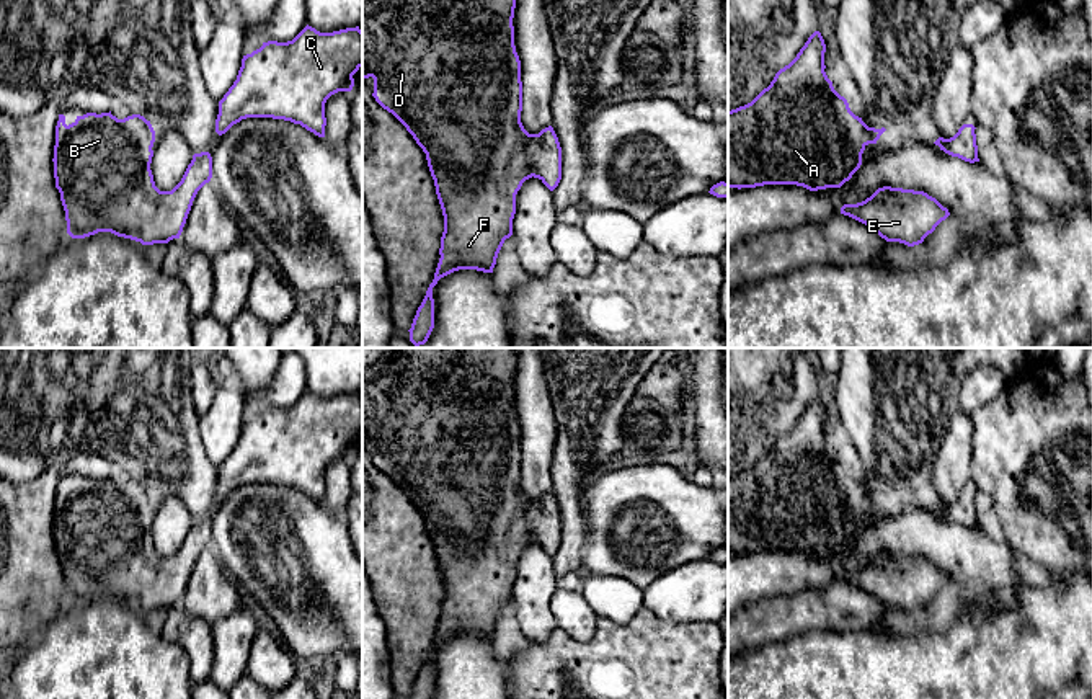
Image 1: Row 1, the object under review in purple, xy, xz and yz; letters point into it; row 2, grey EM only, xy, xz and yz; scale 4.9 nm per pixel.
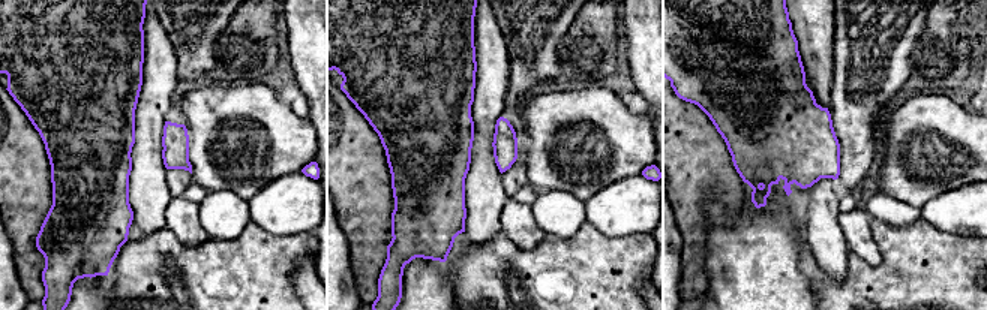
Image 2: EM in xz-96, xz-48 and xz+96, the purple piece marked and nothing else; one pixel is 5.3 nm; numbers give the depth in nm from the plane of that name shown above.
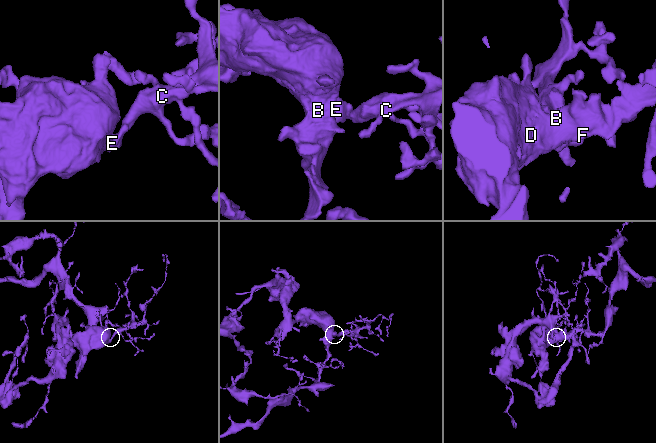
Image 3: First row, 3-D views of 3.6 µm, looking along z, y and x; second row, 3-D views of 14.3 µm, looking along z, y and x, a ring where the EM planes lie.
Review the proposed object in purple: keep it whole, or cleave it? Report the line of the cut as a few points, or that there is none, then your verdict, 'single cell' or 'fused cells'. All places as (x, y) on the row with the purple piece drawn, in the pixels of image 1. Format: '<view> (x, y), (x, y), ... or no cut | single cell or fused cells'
no cut | single cell

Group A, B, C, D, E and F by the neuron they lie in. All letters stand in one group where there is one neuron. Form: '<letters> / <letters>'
A B C D E F

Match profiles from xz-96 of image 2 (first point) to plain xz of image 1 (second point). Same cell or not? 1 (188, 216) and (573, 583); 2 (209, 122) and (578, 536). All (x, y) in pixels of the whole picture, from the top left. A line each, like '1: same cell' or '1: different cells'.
1: different cells
2: different cells

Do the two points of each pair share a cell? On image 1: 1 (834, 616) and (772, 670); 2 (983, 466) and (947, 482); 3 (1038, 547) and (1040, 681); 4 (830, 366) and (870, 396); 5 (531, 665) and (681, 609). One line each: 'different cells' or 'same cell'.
1: different cells
2: different cells
3: different cells
4: different cells
5: different cells

